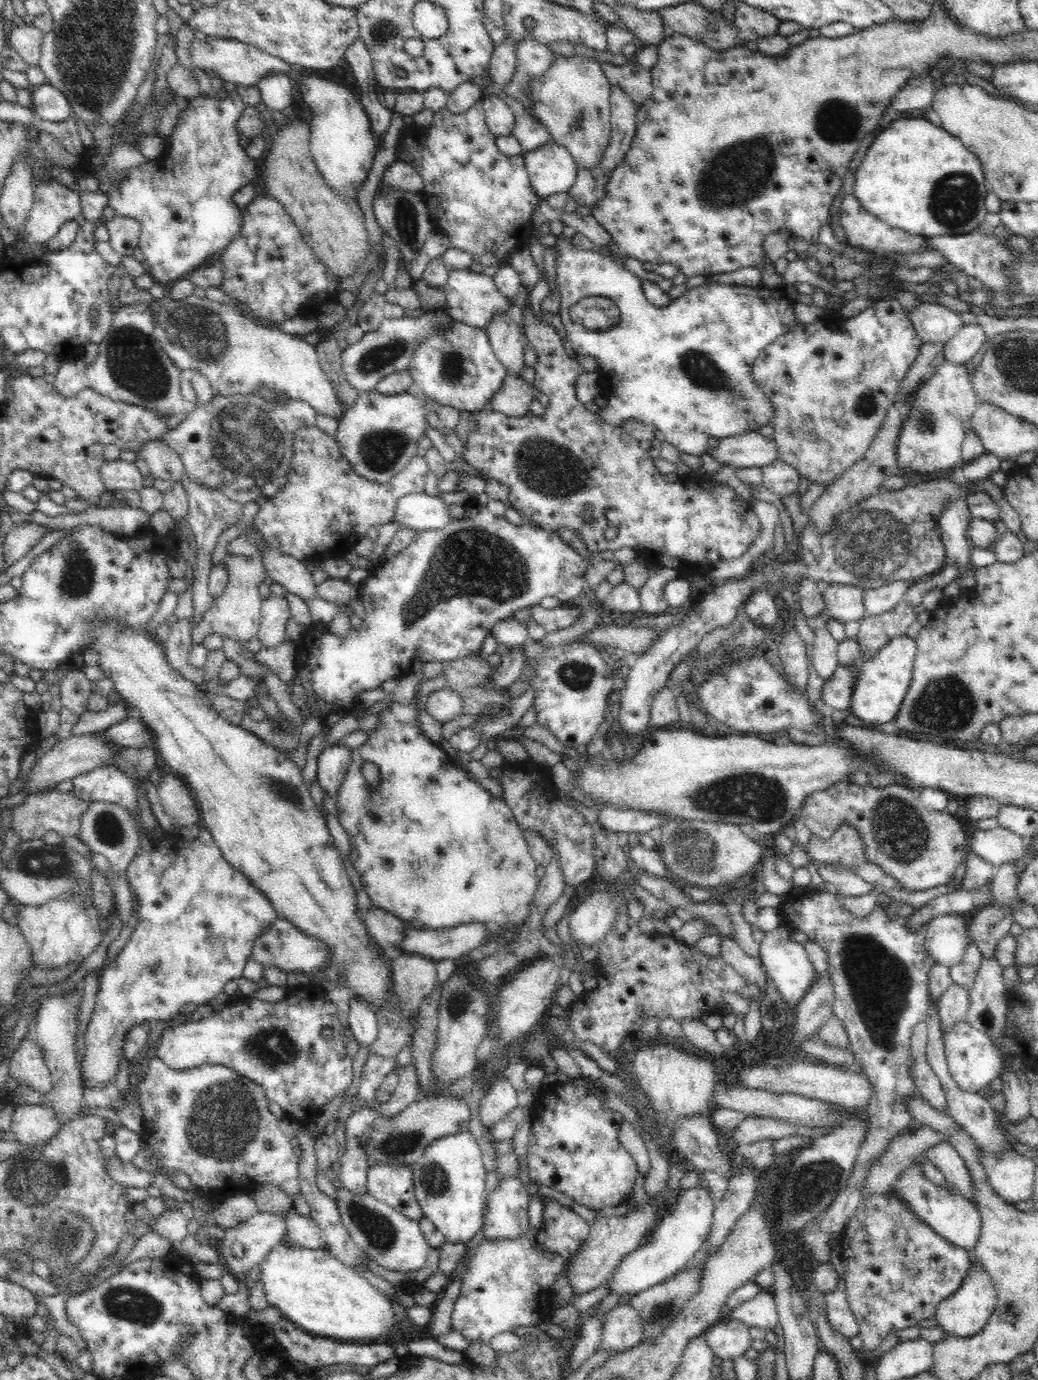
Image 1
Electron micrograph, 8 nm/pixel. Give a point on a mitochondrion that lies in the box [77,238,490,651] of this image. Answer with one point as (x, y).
(249, 442)

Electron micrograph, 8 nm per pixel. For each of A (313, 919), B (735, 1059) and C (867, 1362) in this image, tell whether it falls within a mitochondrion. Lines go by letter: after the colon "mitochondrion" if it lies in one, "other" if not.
A: other
B: other
C: other

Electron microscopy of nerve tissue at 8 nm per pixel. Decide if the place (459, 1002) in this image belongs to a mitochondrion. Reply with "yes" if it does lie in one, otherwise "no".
yes

